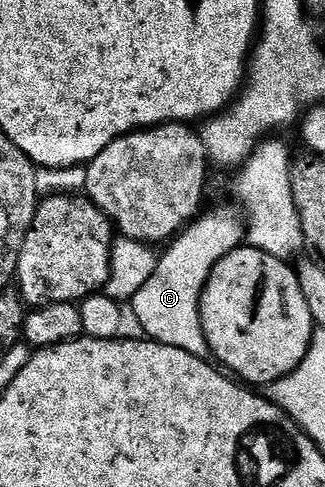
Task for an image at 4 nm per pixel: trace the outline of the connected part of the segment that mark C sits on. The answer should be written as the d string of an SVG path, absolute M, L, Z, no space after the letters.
M220 208L210 216L206 214L197 219L167 249L169 252L160 256L154 274L150 274L150 282L146 282L146 286L142 286L142 290L132 297L130 307L144 331L141 333L147 339L186 350L186 354L194 354L194 358L209 359L208 343L200 317L200 300L218 262L245 243L245 221L241 213L233 208Z

